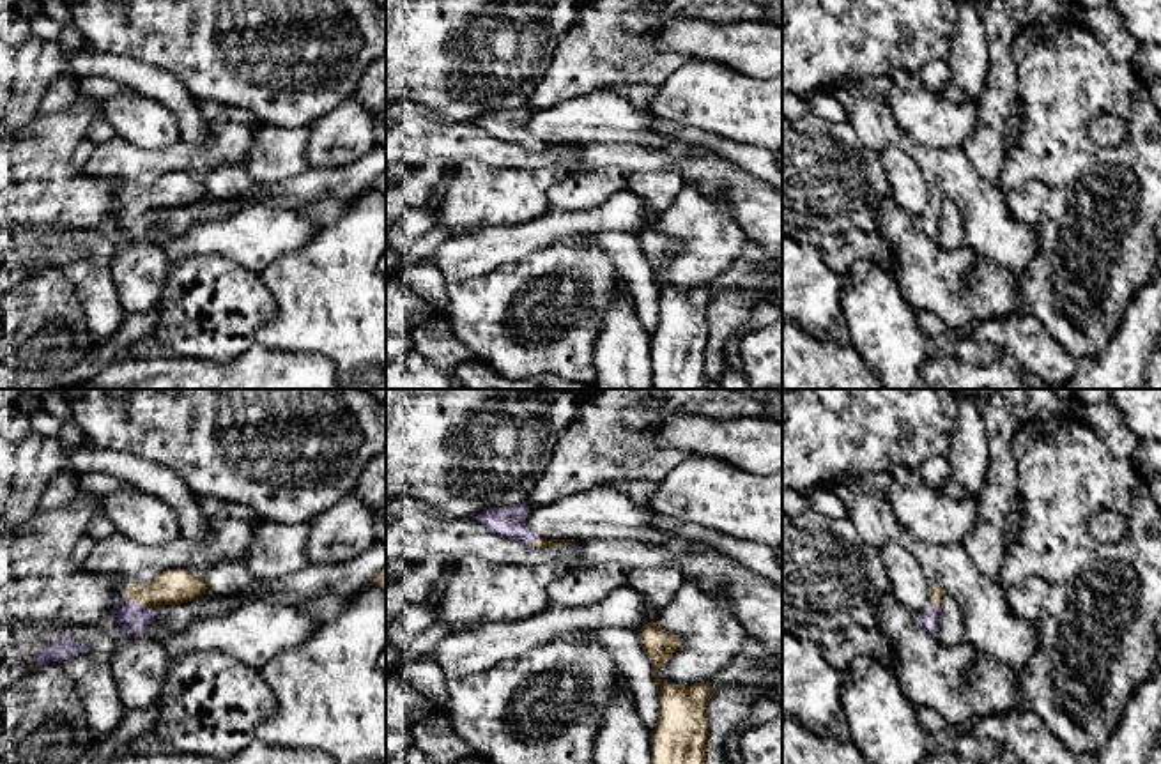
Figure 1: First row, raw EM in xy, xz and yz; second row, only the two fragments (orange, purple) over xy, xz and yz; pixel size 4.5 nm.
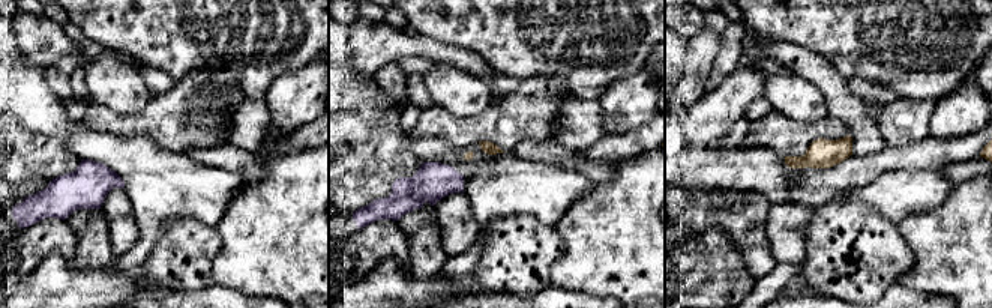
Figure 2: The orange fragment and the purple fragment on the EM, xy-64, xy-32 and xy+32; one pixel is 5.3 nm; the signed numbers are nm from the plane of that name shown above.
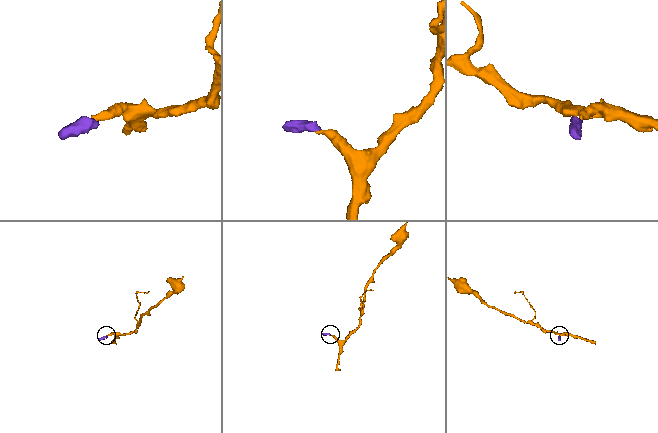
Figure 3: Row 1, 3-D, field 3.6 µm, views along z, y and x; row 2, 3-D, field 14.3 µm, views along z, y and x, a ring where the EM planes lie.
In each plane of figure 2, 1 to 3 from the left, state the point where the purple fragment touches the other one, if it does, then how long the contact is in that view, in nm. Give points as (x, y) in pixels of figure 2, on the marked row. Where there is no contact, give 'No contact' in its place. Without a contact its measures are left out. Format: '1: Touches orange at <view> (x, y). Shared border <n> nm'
1: No contact
2: No contact
3: No contact

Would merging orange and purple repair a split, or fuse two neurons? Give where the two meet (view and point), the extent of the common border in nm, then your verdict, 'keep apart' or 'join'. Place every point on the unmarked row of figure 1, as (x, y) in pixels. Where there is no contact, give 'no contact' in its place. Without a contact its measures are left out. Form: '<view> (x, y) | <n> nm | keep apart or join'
xy (138, 207) | 130 nm | join

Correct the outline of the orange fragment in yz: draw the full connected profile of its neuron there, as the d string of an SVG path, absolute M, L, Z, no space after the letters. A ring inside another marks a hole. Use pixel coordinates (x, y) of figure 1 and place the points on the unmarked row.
M931 187L929 207L917 219L913 219L915 226L929 239L936 239L942 202L943 195L936 187Z

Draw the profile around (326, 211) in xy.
M322 198L313 203L296 207L296 210L301 212L310 221L322 226L322 225L334 223L347 205L349 205L349 200Z

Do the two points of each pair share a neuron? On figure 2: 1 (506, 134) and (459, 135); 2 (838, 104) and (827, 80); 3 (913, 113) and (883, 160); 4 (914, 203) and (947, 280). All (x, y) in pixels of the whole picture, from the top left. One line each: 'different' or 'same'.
1: same
2: same
3: different
4: different

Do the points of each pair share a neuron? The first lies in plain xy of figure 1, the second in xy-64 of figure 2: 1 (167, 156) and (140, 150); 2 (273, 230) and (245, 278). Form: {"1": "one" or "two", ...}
{"1": "two", "2": "two"}

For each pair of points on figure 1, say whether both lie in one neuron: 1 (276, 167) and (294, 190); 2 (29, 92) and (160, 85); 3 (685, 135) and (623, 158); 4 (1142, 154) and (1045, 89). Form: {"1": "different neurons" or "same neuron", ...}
{"1": "different neurons", "2": "same neuron", "3": "different neurons", "4": "same neuron"}

